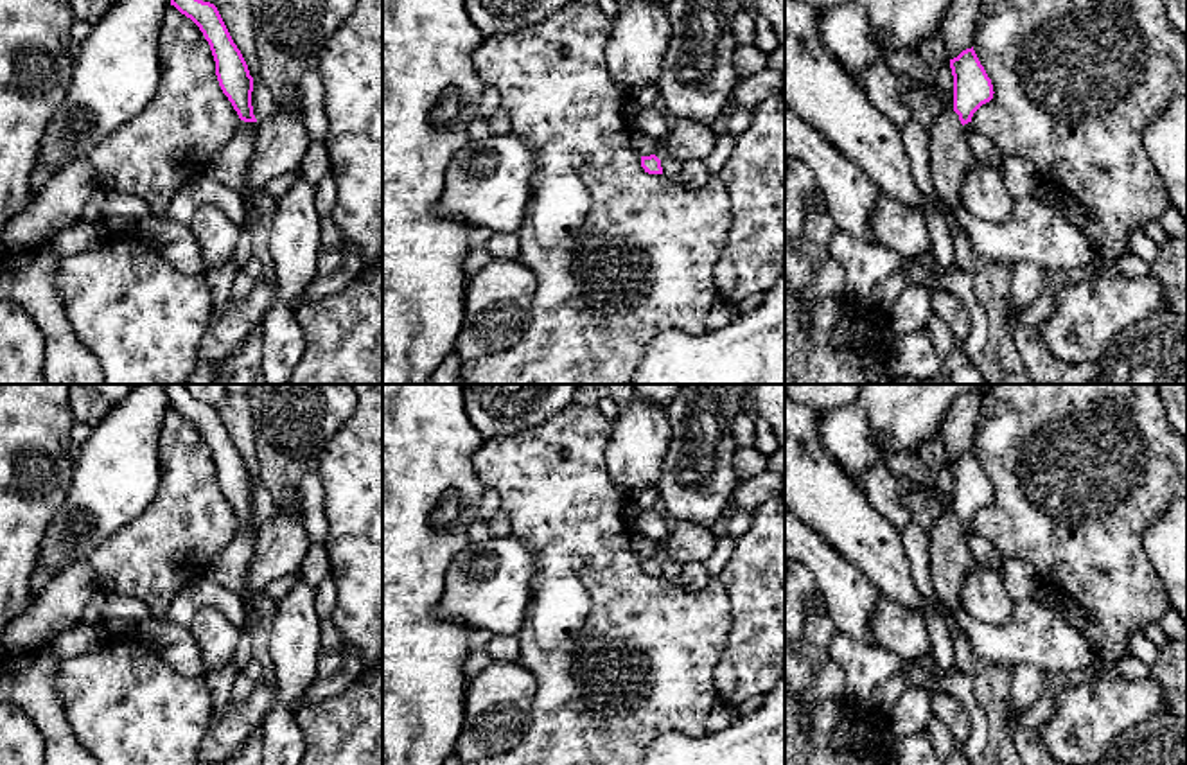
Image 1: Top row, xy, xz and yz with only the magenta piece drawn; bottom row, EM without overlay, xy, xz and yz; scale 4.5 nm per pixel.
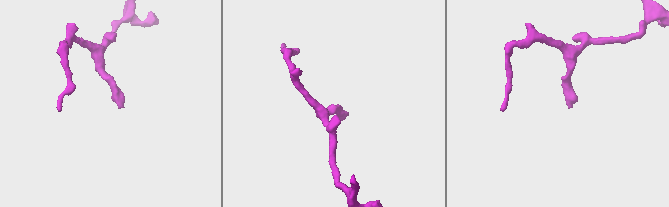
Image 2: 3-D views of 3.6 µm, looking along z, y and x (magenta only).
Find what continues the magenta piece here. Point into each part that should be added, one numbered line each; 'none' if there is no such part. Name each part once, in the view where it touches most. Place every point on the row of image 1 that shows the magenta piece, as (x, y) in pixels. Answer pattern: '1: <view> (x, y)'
1: yz (983, 148)

